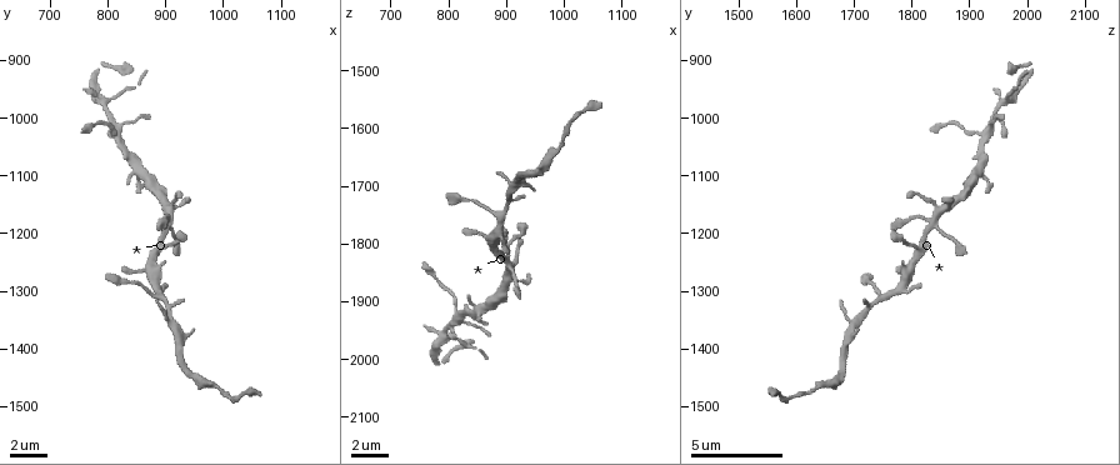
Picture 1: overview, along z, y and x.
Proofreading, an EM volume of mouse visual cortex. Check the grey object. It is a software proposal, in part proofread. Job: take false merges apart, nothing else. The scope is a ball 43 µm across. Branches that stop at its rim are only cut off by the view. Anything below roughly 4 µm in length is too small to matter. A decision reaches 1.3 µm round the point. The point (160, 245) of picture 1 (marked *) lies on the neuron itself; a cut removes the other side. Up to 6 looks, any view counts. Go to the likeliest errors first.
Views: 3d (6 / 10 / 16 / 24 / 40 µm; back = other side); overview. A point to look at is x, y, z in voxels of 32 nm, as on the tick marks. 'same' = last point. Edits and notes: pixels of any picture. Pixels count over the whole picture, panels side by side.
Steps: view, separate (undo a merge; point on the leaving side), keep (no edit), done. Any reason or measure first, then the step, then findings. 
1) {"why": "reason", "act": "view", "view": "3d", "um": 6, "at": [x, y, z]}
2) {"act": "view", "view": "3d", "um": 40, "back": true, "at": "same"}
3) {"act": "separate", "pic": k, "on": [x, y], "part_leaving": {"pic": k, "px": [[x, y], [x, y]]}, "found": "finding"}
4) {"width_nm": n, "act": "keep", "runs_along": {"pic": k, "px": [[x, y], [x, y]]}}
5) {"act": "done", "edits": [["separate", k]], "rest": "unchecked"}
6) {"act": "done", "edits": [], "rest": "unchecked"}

{"why": "four arms meet", "act": "view", "view": "3d", "um": 6, "at": [810, 1025, 1920]}

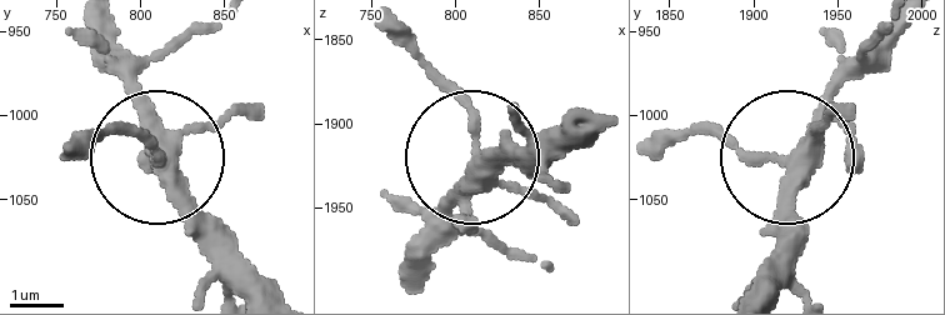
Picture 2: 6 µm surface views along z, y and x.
{"act": "keep", "runs_along": {"pic": 2, "px": [[750, 283], [776, 229], [781, 166], [674, 135]]}, "found": "all the same neuron"}

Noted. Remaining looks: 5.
{"why": "four-way junction", "act": "view", "view": "3d", "um": 16, "at": [905, 1340, 1715]}

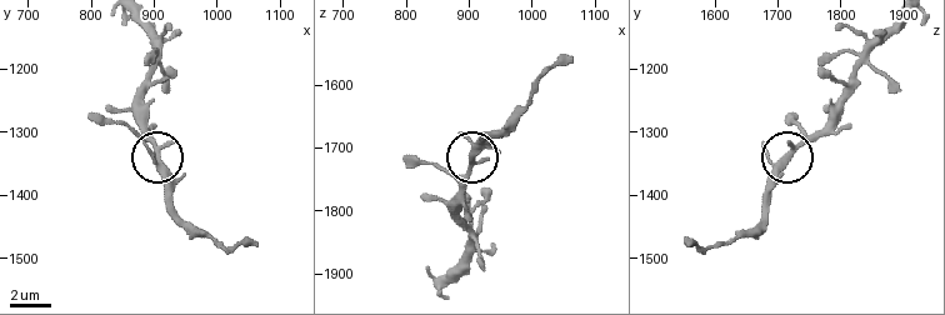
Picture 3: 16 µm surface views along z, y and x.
{"act": "keep", "runs_along": {"pic": 3, "px": [[148, 83], [143, 121], [171, 190]]}, "found": "one neuron here"}

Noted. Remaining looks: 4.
{"act": "view", "view": "3d", "um": 16, "at": [1010, 1485, 1595]}

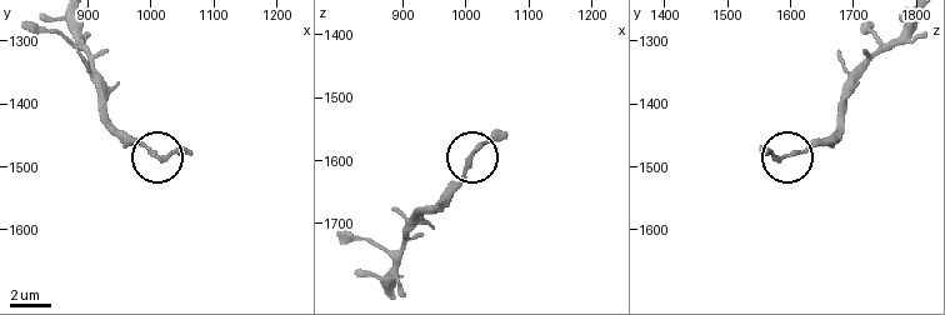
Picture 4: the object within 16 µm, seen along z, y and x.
{"act": "keep", "runs_along": {"pic": 4, "px": [[391, 293], [393, 258], [416, 216], [456, 181], [470, 158]]}, "found": "one neuron here"}

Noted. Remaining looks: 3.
{"act": "done", "edits": [], "rest": "unchecked"}

